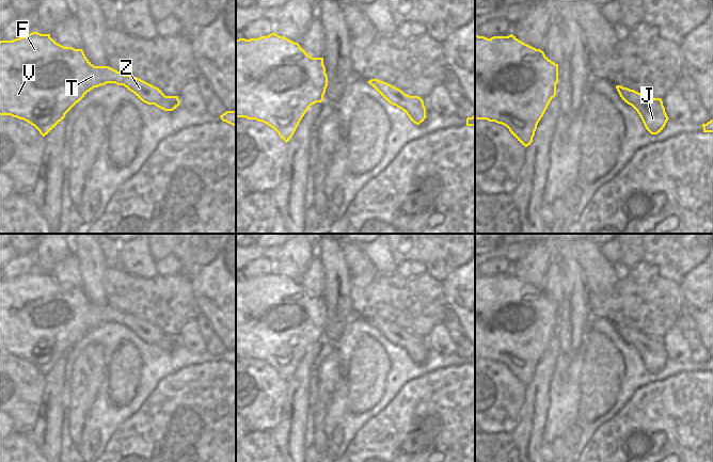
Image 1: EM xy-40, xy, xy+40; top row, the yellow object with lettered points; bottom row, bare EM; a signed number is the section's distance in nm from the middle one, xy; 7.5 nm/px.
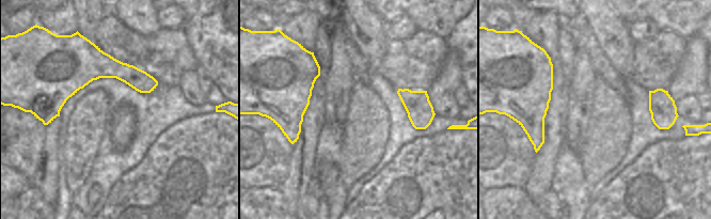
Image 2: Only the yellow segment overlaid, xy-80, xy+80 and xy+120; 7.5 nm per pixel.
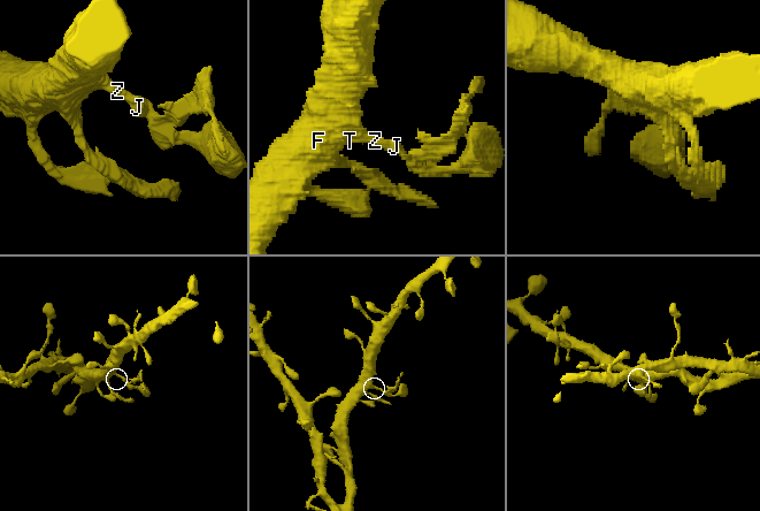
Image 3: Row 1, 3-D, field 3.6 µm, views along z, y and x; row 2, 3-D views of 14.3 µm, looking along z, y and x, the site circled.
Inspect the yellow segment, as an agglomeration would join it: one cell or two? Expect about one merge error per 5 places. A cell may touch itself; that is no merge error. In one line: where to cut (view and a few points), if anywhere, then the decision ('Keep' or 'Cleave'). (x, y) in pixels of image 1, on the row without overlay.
Split along xy+40 (643, 334), (635, 338), (633, 346). Cleave

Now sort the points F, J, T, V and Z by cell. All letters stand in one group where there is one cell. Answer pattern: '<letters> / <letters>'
F T V Z / J

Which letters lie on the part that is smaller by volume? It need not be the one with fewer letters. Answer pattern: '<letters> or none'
J

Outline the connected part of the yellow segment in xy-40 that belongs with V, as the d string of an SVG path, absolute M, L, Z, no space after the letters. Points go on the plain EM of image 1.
M32 271L13 280L0 280L0 354L23 359L34 365L43 376L48 373L88 331L107 322L124 324L147 344L156 344L157 338L164 335L161 329L137 316L124 314L109 305L94 305L82 288L64 286L56 282L50 273Z

